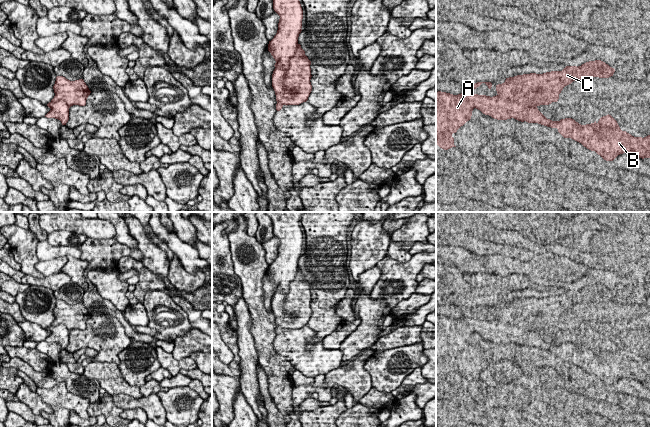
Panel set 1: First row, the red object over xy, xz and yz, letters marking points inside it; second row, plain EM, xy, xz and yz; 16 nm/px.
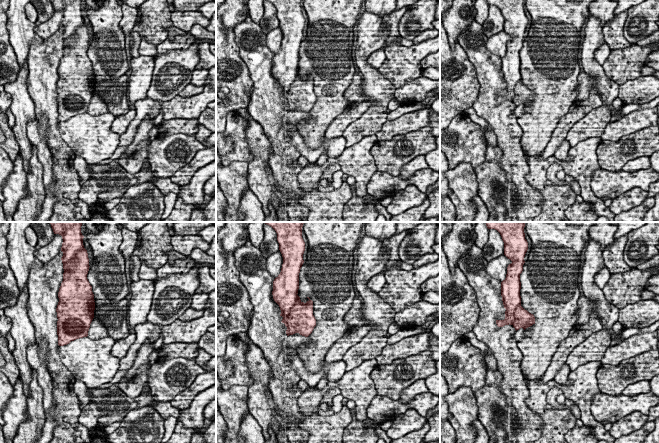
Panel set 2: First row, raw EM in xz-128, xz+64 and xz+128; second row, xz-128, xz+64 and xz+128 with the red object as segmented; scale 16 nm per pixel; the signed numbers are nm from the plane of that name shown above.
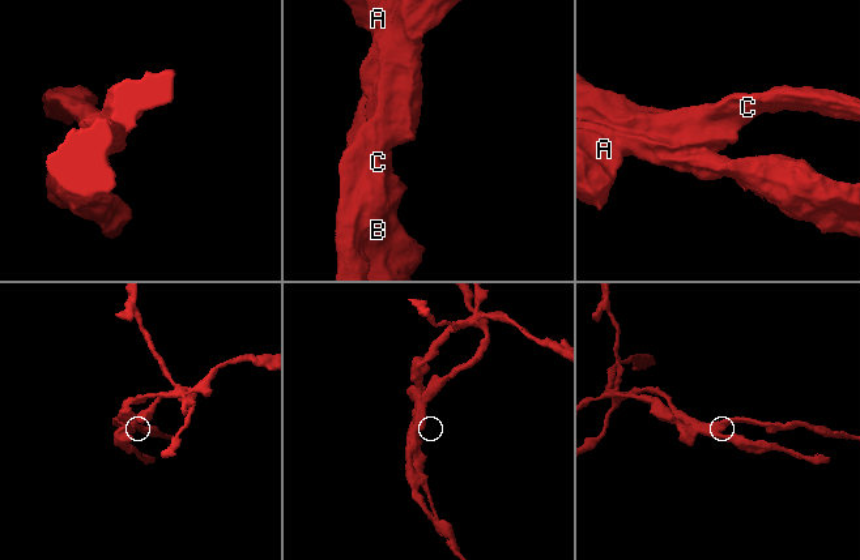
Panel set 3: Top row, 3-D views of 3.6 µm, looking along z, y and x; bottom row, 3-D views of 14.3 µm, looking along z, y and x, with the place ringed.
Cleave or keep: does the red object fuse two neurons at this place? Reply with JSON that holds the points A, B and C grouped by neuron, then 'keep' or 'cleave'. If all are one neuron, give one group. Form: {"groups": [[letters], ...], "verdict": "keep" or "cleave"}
{"groups": [["A", "B"], ["C"]], "verdict": "cleave"}

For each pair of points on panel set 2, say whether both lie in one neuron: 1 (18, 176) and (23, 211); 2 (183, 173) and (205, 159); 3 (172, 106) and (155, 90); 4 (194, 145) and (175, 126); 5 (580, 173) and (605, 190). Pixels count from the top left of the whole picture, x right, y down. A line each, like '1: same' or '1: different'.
1: different
2: same
3: different
4: different
5: different

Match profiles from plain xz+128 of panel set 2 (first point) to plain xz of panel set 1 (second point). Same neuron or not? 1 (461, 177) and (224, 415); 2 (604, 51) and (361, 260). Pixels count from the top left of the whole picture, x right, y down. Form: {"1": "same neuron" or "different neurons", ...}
{"1": "same neuron", "2": "different neurons"}

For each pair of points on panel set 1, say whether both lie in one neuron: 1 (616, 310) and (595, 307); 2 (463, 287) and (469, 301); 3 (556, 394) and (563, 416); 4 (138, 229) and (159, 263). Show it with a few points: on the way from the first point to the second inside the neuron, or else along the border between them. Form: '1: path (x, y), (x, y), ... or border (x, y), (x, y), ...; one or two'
1: path (611, 310), (600, 310); one
2: border (454, 293), (466, 294); two
3: border (560, 409), (568, 412); two
4: path (141, 237), (144, 245), (152, 255); one

